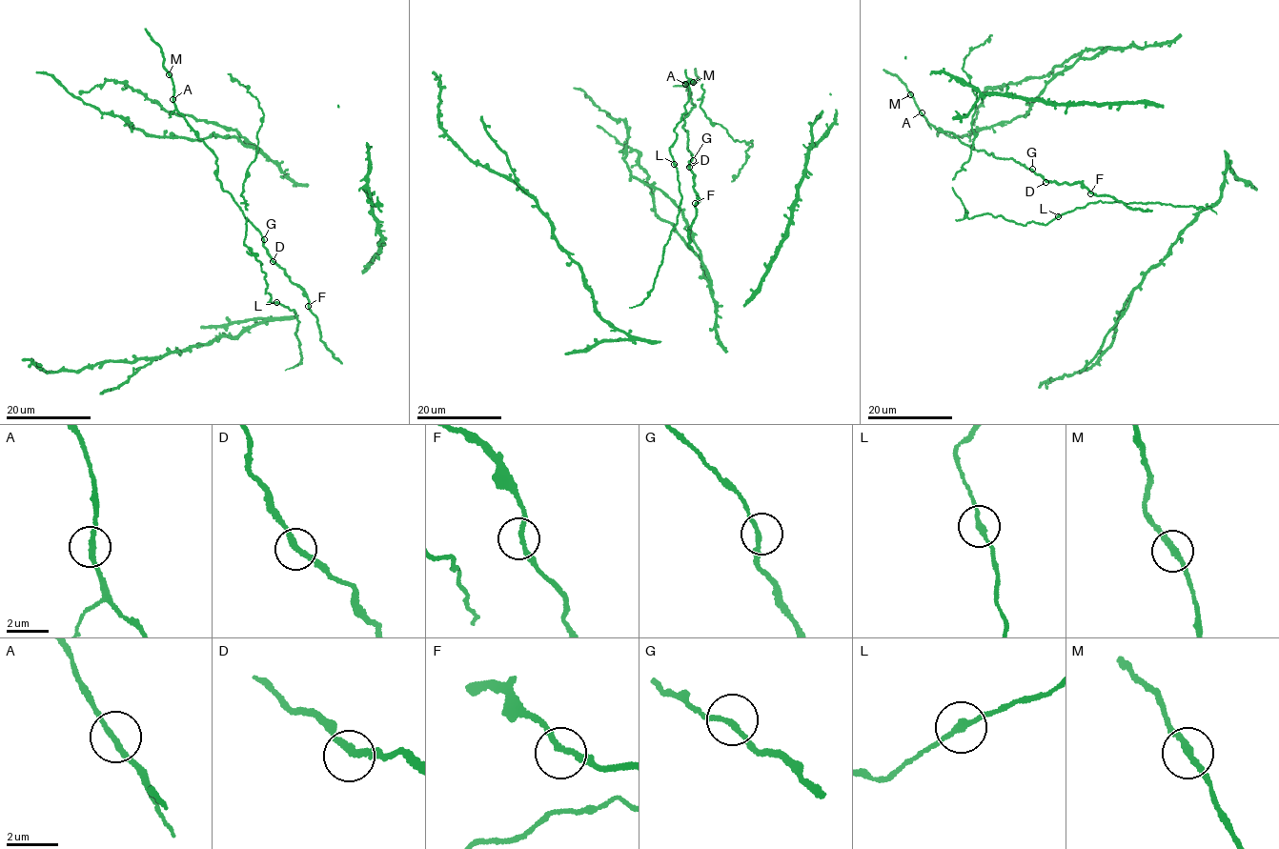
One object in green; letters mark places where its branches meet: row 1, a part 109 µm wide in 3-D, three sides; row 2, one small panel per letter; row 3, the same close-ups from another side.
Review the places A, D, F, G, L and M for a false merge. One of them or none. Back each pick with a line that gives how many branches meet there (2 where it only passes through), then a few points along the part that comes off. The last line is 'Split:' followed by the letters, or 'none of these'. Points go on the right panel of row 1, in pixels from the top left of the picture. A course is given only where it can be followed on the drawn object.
Split: none of these

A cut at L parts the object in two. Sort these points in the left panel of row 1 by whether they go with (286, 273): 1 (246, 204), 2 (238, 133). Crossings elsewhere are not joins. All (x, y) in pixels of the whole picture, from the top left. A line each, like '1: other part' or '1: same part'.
1: other part
2: same part

